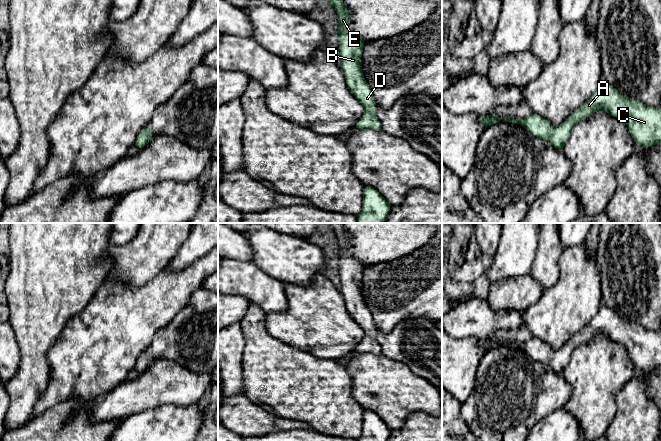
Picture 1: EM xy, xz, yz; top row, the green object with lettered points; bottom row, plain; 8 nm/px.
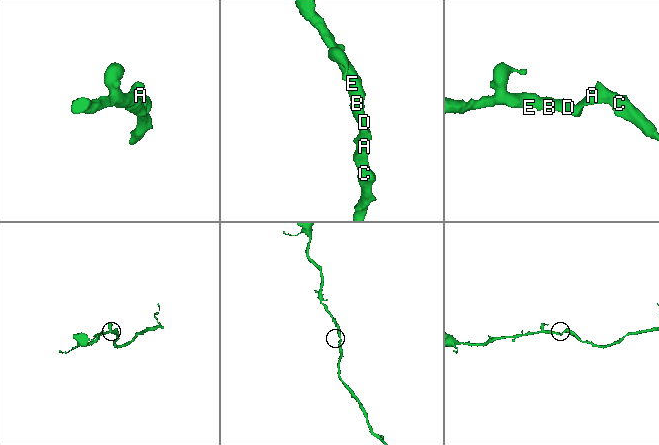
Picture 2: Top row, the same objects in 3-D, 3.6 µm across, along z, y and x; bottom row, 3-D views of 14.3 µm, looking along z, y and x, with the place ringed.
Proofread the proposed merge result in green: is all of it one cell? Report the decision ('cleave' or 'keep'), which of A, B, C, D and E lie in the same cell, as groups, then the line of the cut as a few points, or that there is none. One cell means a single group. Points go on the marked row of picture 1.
keep | A B C D E | no cut

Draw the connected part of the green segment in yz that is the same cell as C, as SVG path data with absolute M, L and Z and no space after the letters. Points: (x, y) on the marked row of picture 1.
M602 80L593 95L578 107L561 125L554 127L547 119L538 114L530 114L522 119L500 118L491 113L479 115L484 128L501 120L522 125L531 135L550 141L556 150L563 150L572 128L580 121L589 118L597 110L605 110L609 115L623 120L641 149L654 147L661 143L661 110L659 107L646 106L638 99L631 99L620 93L615 87Z

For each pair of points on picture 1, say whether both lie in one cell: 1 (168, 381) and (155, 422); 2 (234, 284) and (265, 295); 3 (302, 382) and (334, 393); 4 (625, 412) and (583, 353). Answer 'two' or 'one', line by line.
1: two
2: one
3: one
4: two

